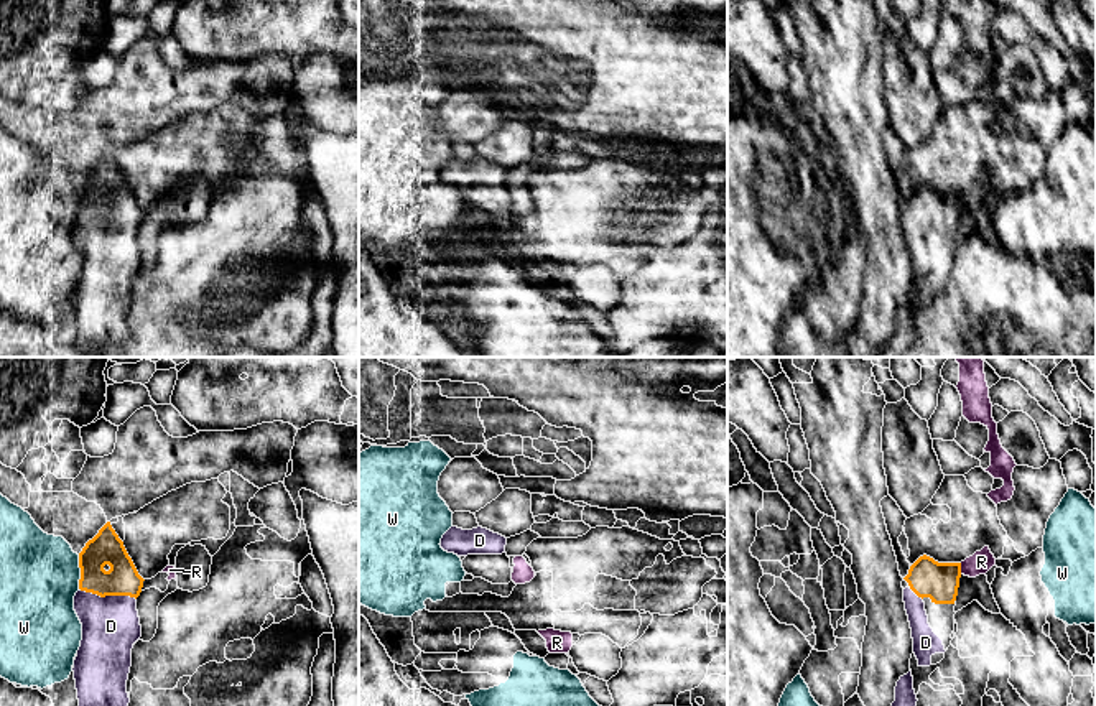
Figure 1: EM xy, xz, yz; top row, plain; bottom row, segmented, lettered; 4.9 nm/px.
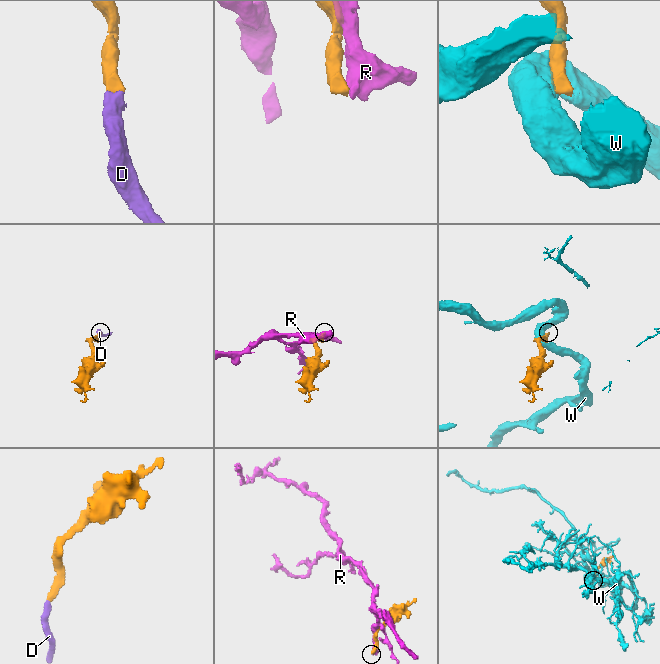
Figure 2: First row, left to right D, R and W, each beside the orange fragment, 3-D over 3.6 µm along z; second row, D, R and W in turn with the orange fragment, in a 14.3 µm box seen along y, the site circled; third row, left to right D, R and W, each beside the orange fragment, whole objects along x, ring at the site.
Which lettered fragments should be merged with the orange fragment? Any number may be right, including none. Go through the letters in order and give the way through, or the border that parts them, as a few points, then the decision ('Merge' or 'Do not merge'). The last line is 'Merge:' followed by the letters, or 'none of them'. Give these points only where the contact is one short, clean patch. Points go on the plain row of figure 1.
D: Path across: xy (106, 180), (97, 216), (107, 226), (111, 257). Merge
R: Do not merge
W: Do not merge
Merge: D

